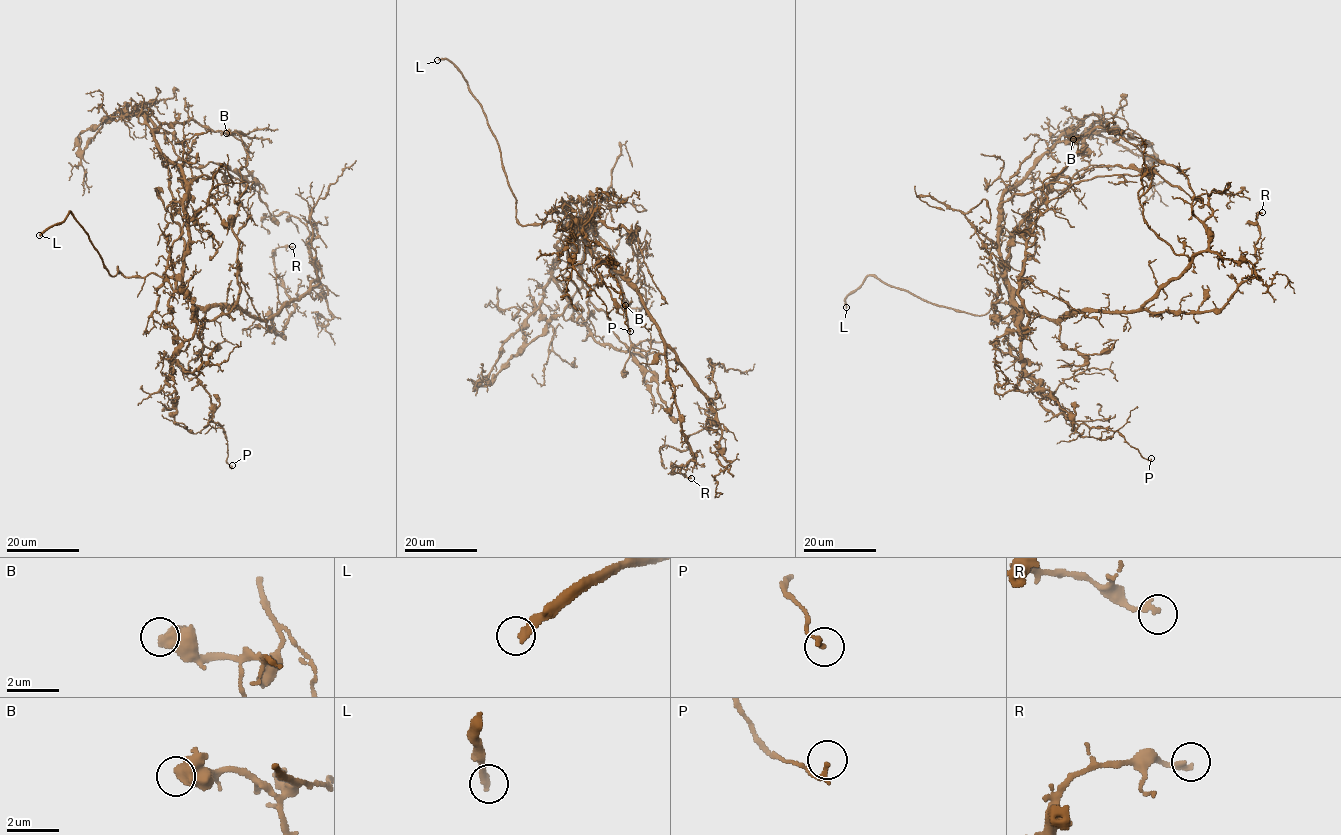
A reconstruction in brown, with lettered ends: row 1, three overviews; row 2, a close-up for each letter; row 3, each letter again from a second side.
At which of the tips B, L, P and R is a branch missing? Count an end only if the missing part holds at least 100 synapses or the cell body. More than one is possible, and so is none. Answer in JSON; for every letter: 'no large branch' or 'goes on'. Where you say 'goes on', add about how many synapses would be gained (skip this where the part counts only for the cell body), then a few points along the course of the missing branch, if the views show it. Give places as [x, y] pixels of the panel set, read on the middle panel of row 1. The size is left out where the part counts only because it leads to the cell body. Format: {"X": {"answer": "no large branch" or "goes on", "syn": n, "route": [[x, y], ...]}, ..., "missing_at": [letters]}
{"B": {"answer": "no large branch"}, "L": {"answer": "goes on"}, "P": {"answer": "no large branch"}, "R": {"answer": "no large branch"}, "missing_at": ["L"]}

